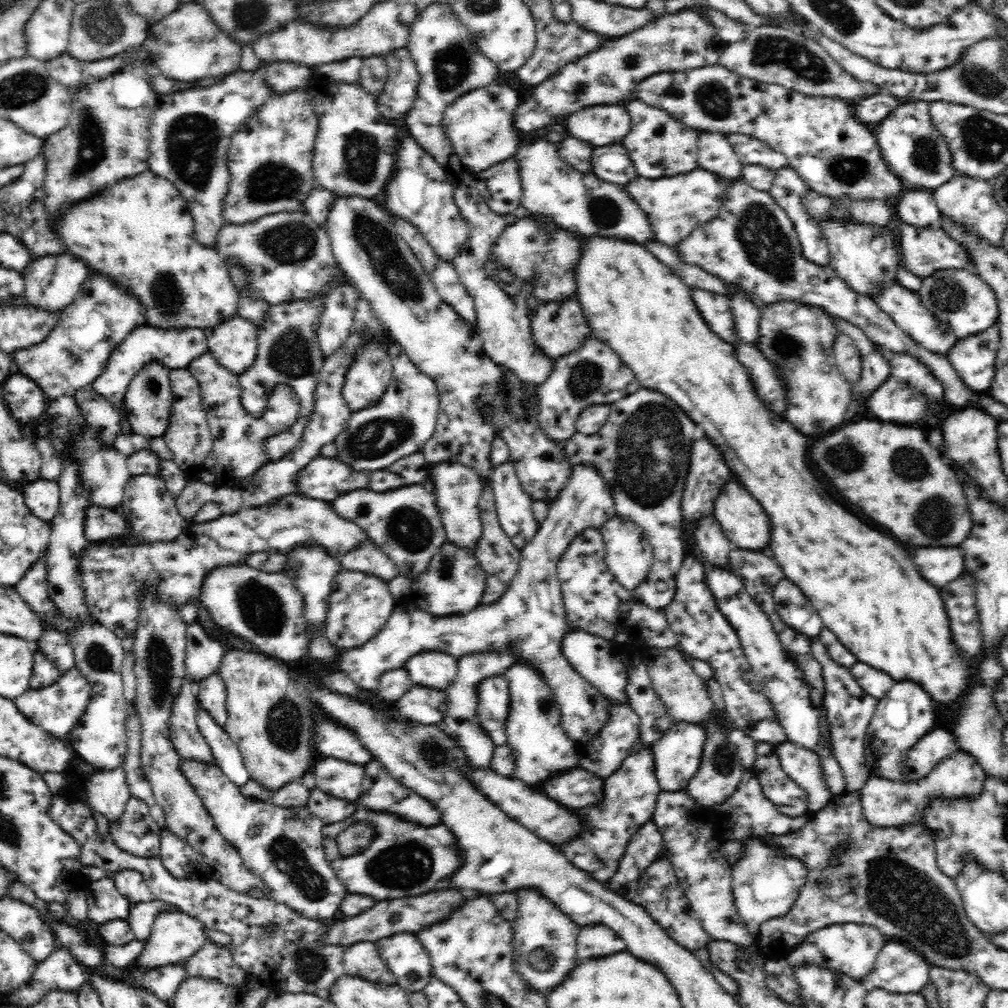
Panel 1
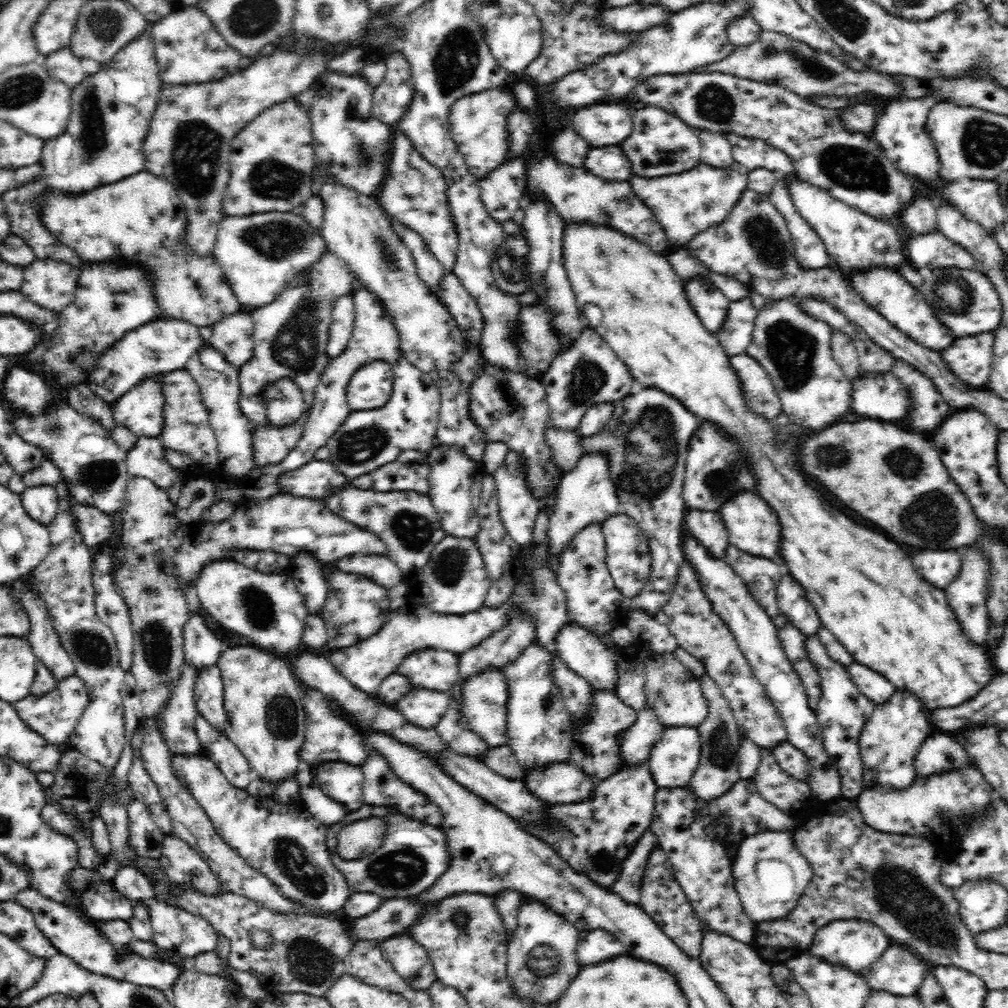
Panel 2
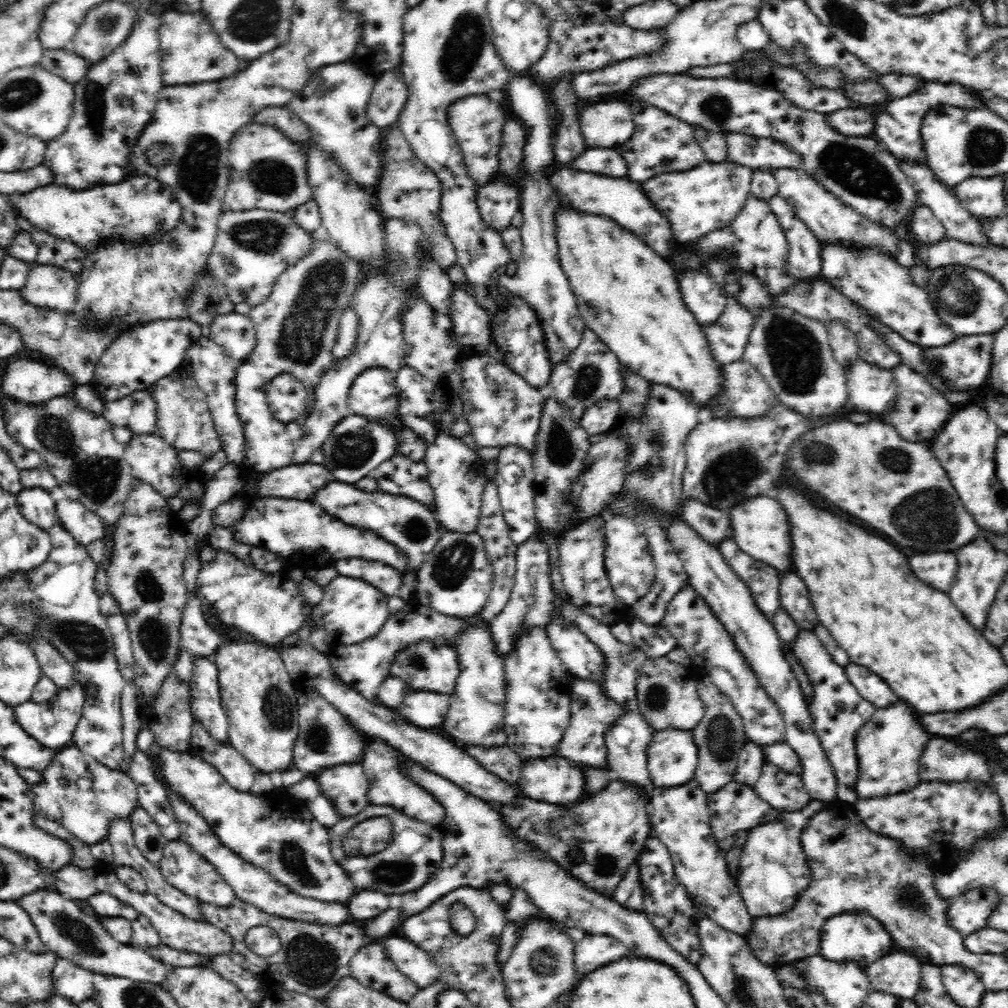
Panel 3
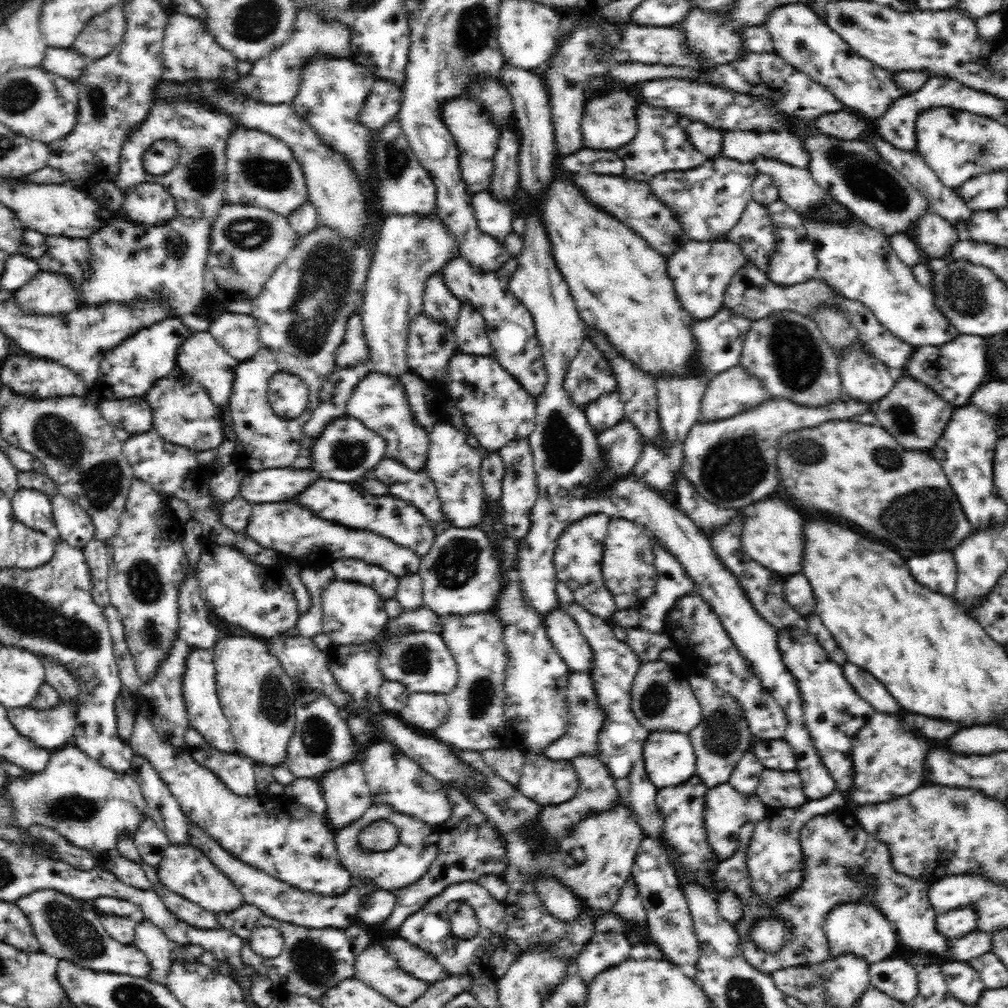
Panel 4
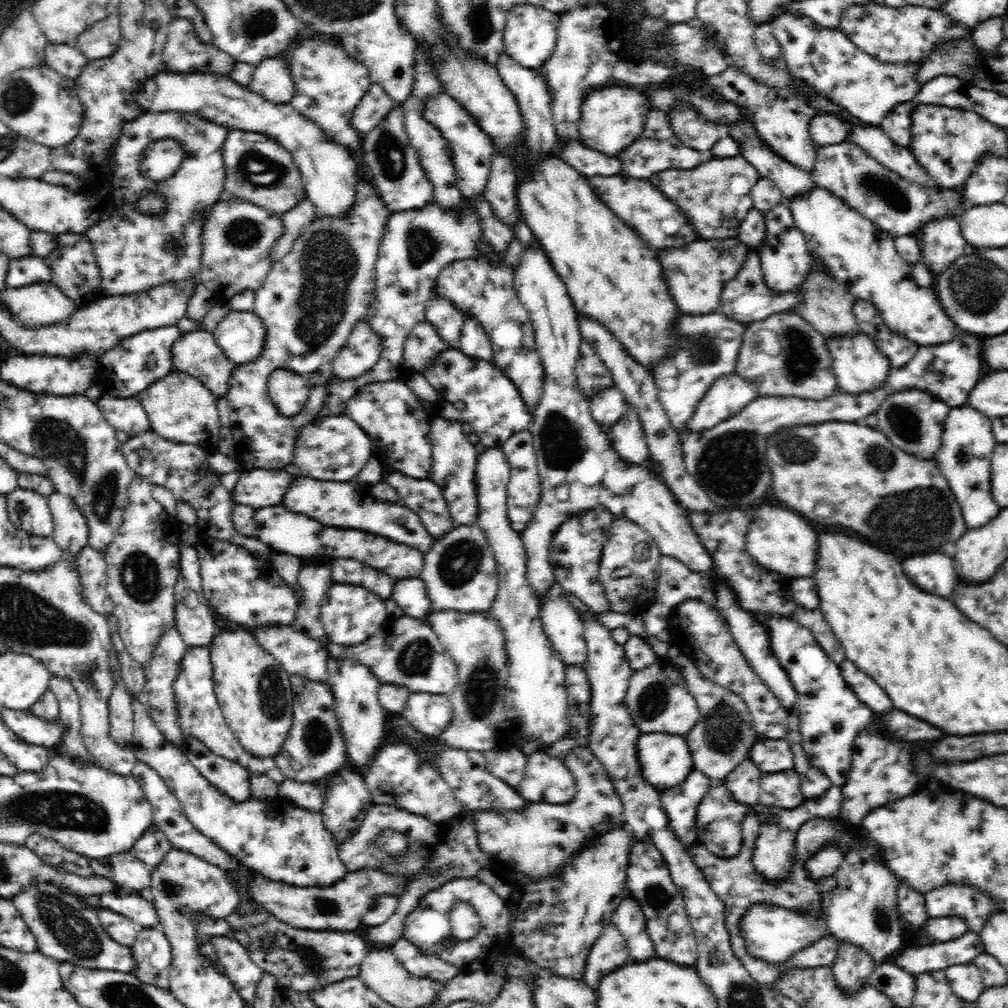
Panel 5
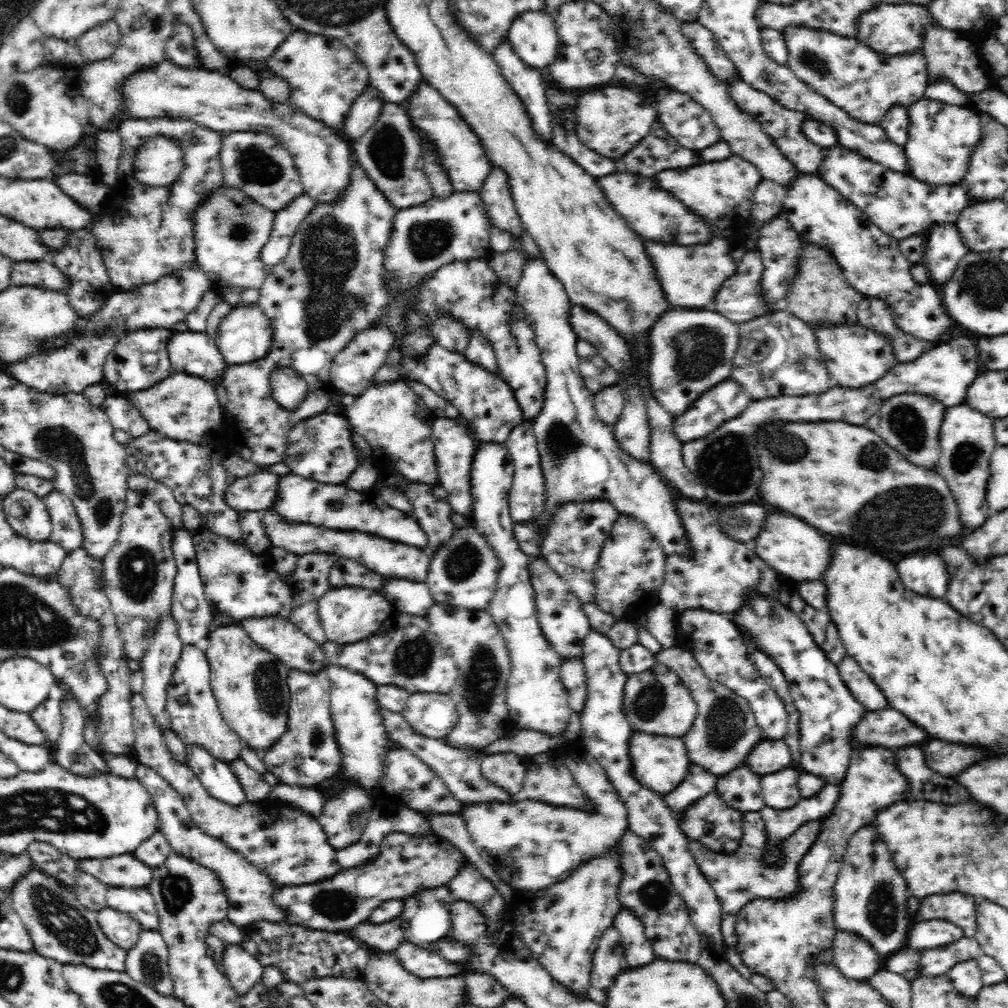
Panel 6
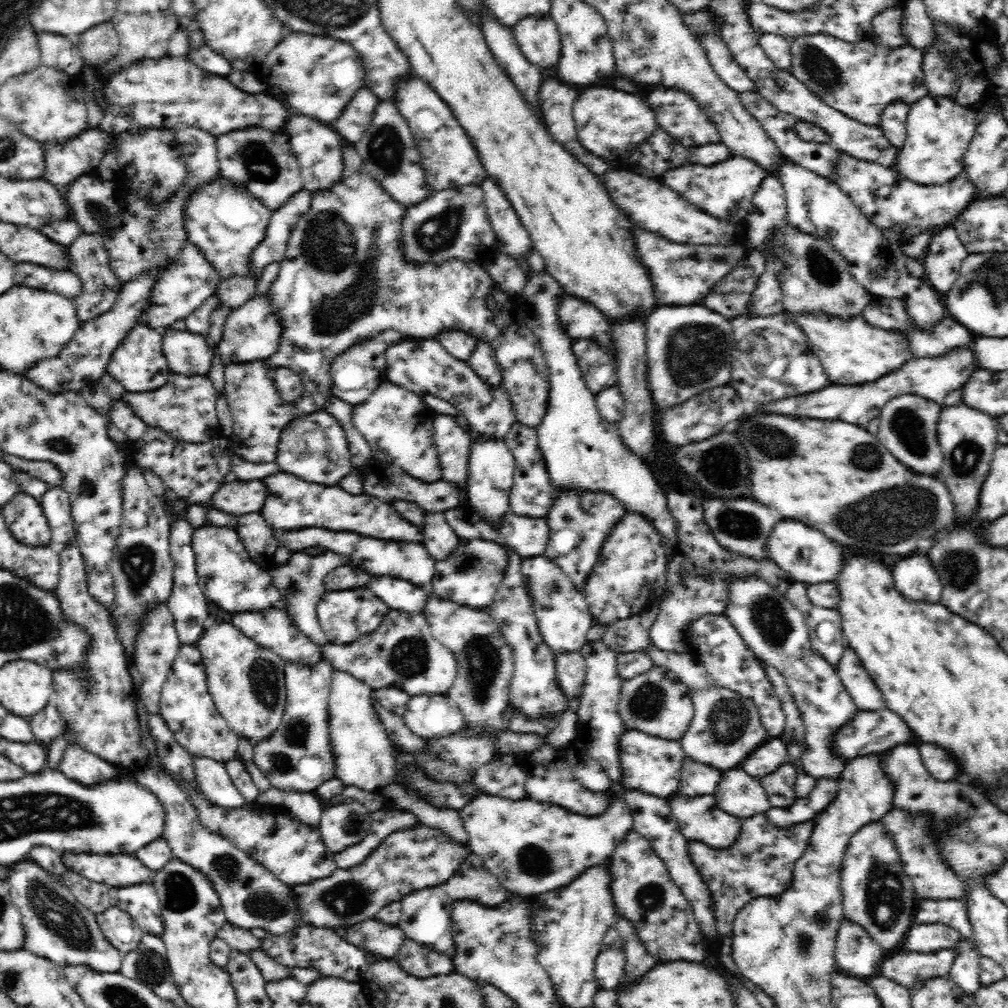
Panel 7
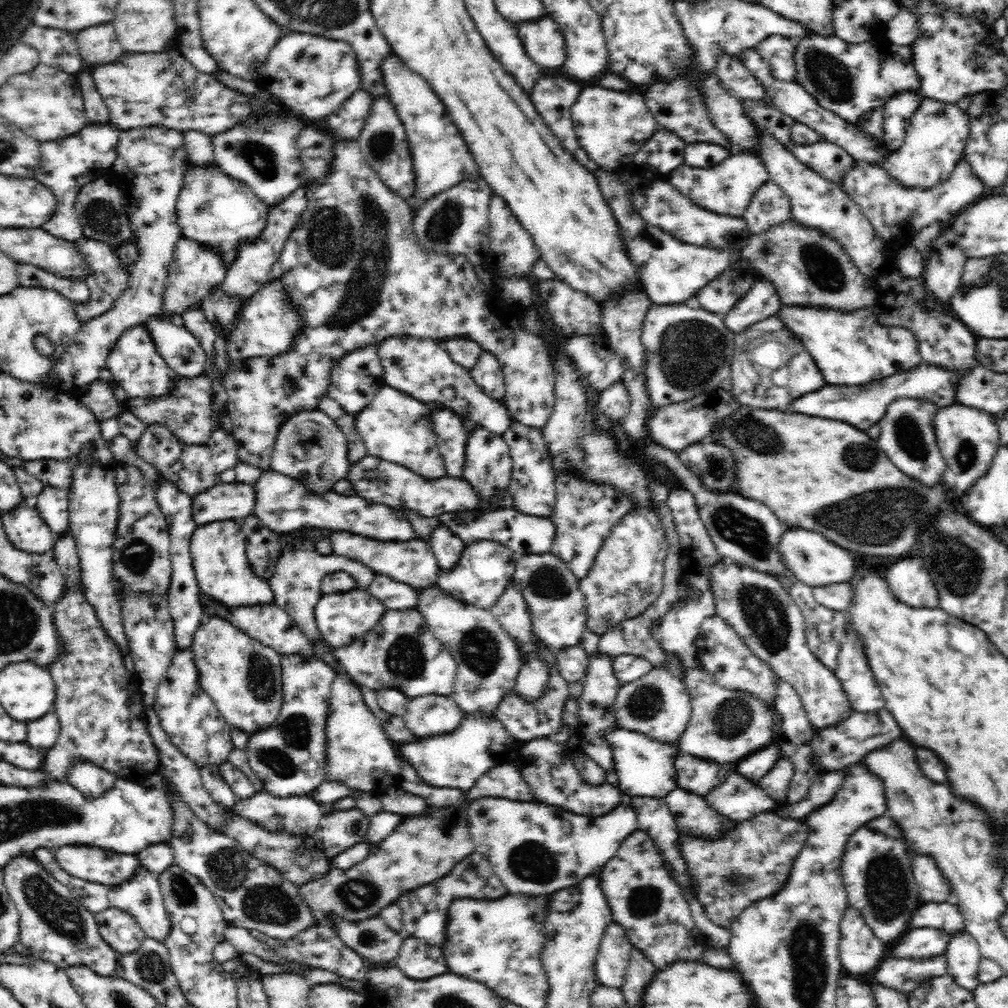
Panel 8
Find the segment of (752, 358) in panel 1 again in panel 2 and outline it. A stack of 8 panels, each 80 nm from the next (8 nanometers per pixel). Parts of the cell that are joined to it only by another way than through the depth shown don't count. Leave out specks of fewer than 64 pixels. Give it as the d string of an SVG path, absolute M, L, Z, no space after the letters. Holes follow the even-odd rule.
M745 352L729 359L740 381L742 398L746 401L748 411L760 414L760 417L774 418L782 407L764 367L757 360L748 357Z

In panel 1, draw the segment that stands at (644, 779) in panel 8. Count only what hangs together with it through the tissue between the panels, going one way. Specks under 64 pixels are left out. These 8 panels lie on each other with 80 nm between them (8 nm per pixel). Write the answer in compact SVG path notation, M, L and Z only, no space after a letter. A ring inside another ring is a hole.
M684 722L673 723L666 733L652 746L654 753L654 774L661 791L679 792L686 791L690 780L694 778L702 760L706 733L698 725Z

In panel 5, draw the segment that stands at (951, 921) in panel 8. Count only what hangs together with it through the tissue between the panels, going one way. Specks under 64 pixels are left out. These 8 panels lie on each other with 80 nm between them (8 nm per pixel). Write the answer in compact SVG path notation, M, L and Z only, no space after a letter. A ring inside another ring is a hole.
M948 883L935 888L924 895L926 915L929 919L960 918L966 924L966 930L974 934L982 930L988 914L999 910L994 899L970 885Z

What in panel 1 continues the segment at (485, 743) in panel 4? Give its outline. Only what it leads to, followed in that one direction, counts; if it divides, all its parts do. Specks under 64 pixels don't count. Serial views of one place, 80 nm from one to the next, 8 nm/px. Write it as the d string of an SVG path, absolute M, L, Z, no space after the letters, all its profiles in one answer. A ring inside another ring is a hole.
M502 675L486 678L475 689L477 716L486 735L496 746L507 742L505 725L510 709L509 685Z

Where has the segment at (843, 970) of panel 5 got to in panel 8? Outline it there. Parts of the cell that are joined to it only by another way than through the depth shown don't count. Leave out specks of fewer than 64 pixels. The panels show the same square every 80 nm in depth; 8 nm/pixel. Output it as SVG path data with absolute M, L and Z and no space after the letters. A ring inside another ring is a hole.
M846 908L839 925L839 957L848 974L872 974L883 961L888 945L880 940L859 910Z

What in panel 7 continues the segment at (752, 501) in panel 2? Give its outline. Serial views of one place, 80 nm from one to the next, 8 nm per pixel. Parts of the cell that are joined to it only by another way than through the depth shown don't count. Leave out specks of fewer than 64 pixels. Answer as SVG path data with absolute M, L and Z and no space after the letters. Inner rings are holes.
M781 520L769 534L767 542L769 558L796 582L815 585L836 582L844 566L847 550L836 546L822 532L794 520ZM844 552L844 554L842 554Z

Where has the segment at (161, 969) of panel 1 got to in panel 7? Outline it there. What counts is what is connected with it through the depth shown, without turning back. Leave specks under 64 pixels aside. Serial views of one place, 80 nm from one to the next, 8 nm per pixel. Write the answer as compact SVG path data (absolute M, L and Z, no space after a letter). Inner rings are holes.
M20 860L8 867L6 883L19 910L24 928L22 949L46 958L56 965L88 965L98 972L119 972L122 953L101 932L94 912L85 907L57 877L30 860Z

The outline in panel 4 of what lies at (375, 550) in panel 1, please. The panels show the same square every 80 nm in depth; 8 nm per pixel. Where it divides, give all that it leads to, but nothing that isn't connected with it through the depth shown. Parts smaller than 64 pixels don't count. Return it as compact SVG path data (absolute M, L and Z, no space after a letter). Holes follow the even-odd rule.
M354 558L337 560L331 564L330 567L335 579L370 586L385 599L393 598L396 588L398 588L399 578L380 568L380 566L366 564L363 560L354 560Z

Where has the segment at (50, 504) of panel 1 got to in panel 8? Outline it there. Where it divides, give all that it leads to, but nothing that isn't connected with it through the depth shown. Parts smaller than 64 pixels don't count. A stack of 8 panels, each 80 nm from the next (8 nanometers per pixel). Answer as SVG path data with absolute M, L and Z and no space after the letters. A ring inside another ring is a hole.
M24 500L16 510L6 513L1 521L8 541L24 553L48 553L55 544L57 535L42 520L31 500Z

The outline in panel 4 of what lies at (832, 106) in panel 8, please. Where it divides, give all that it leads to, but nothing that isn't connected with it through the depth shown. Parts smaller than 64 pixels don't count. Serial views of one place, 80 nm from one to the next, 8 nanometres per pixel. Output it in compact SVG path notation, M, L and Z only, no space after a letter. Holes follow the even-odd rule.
M794 3L774 9L764 25L772 37L777 55L812 81L830 90L846 110L862 115L869 122L876 122L894 102L910 94L894 80L898 72L876 66L867 58L856 54L824 19L812 13L806 3Z

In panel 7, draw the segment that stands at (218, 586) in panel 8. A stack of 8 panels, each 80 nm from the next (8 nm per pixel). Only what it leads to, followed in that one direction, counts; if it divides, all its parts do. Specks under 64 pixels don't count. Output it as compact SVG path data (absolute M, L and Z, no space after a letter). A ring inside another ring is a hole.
M202 525L195 529L192 550L196 555L198 582L210 601L228 613L252 612L266 608L284 609L282 594L272 584L272 575L250 559L242 537L233 526Z

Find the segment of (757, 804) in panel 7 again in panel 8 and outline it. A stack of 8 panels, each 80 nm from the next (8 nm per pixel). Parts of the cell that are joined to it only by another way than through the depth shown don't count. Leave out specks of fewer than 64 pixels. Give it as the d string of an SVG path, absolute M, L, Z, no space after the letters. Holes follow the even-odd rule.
M732 769L728 778L709 794L704 796L706 803L720 815L734 822L752 818L762 811L776 810L777 801L770 798L758 784L747 780Z

